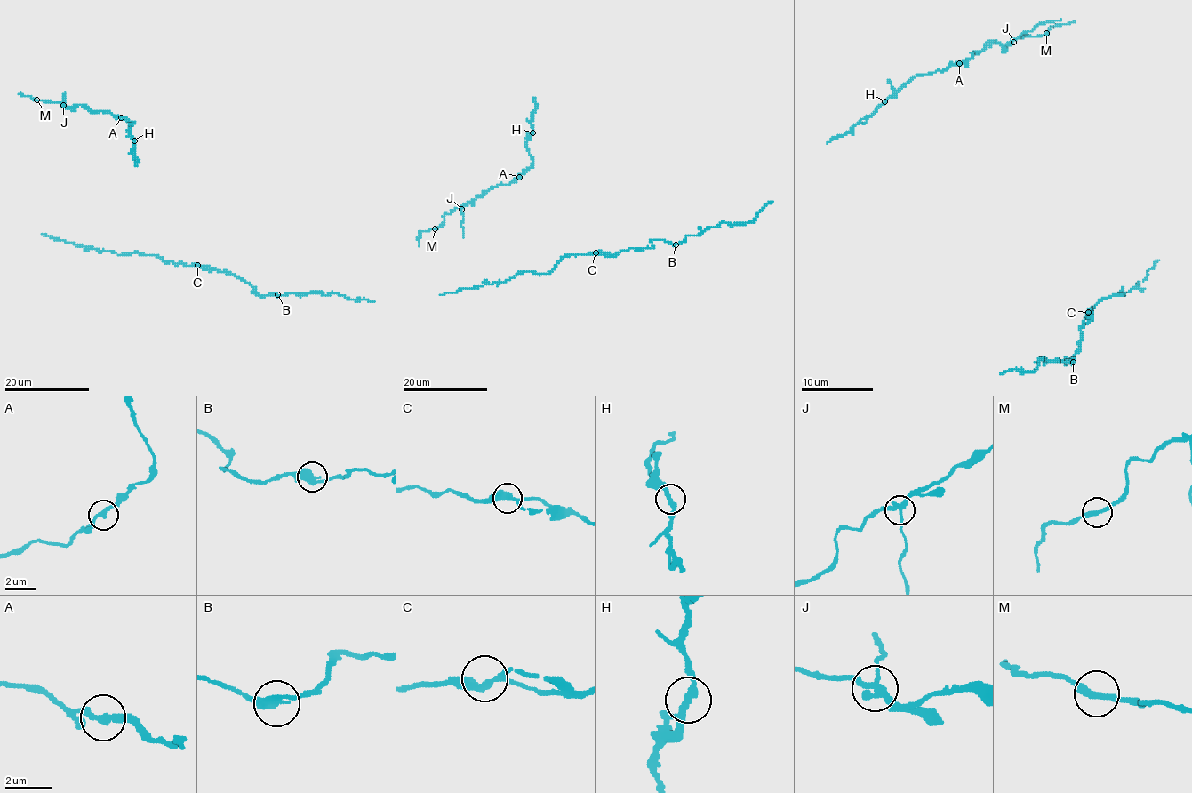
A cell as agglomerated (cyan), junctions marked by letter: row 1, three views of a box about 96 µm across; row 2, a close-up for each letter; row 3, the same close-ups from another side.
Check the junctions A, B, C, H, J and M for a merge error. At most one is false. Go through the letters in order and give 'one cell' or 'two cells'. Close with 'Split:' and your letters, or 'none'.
A: one cell
B: one cell
C: one cell
H: one cell
J: two cells
M: one cell
Split: J

